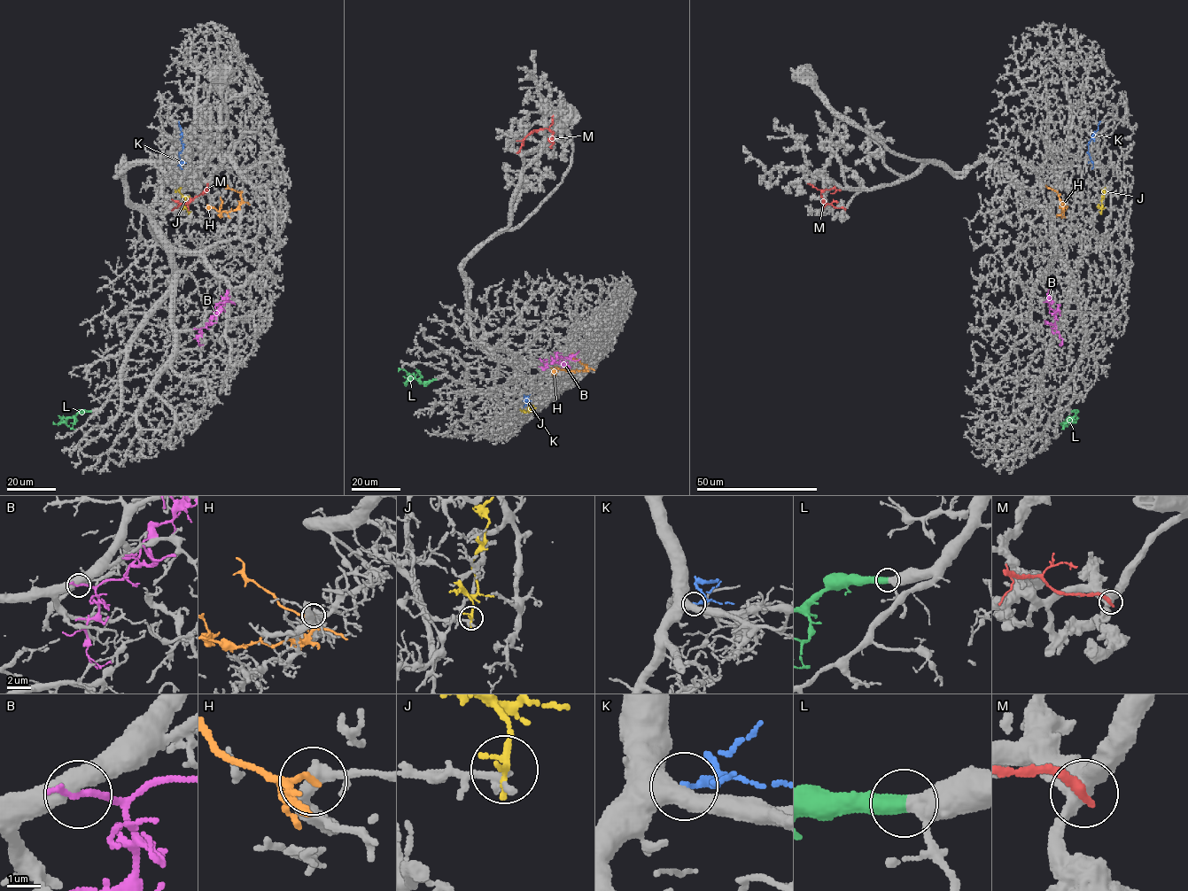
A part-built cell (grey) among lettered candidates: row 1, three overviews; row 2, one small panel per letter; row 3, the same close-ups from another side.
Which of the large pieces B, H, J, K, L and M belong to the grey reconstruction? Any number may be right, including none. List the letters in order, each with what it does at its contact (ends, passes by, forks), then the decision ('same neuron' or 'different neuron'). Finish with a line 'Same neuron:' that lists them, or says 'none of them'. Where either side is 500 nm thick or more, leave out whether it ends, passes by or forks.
B: different neuron
H: it ends; different neuron
J: it ends; different neuron
K: different neuron
L: same neuron
M: it ends; different neuron
Same neuron: L

